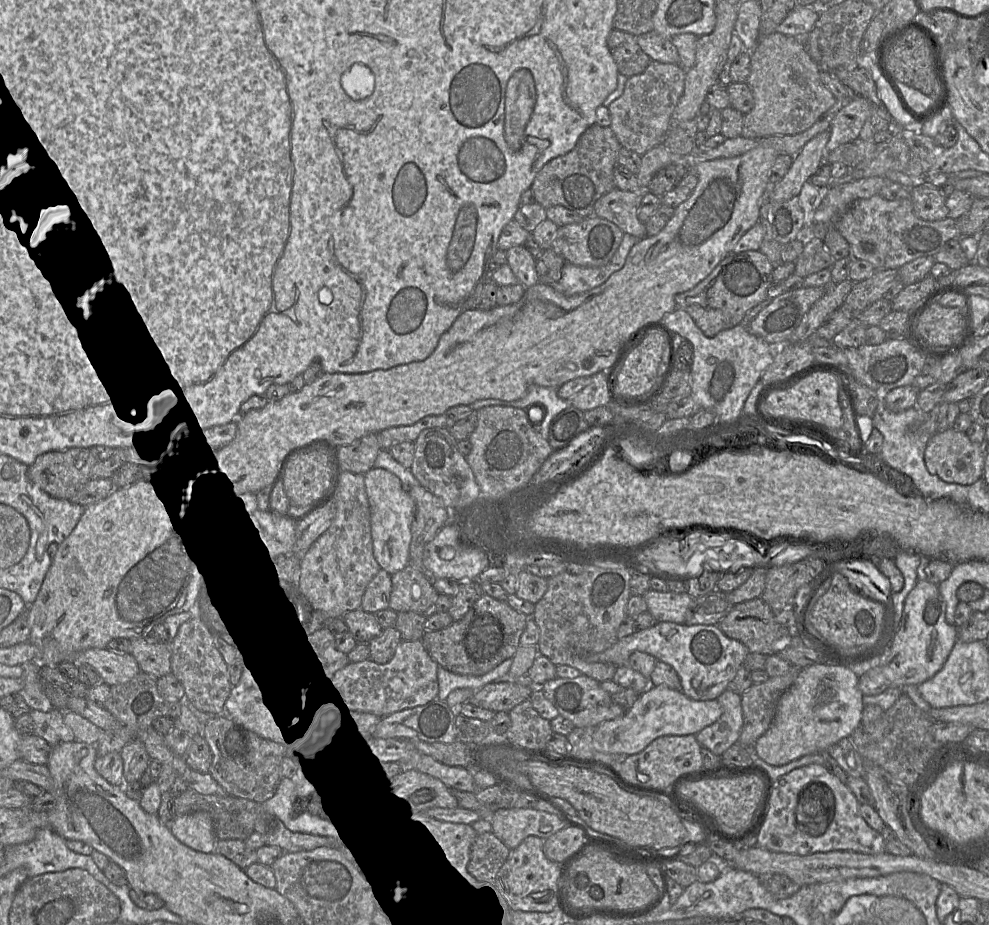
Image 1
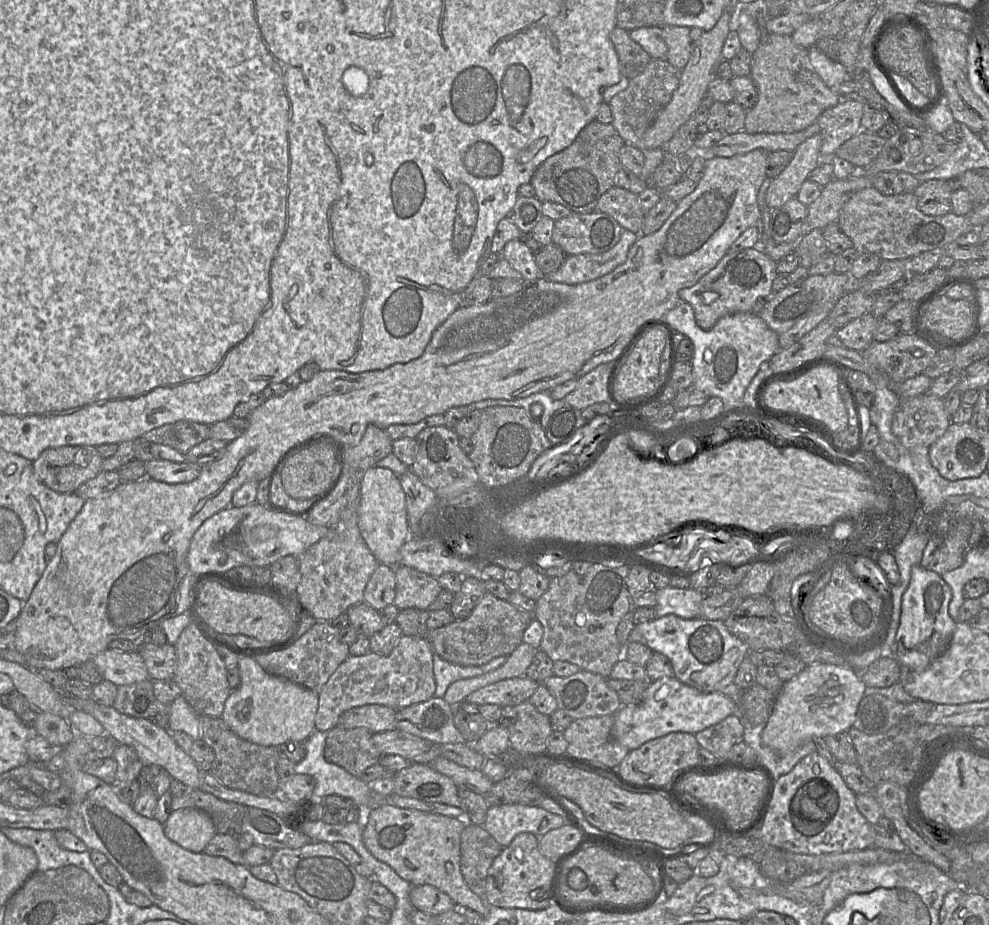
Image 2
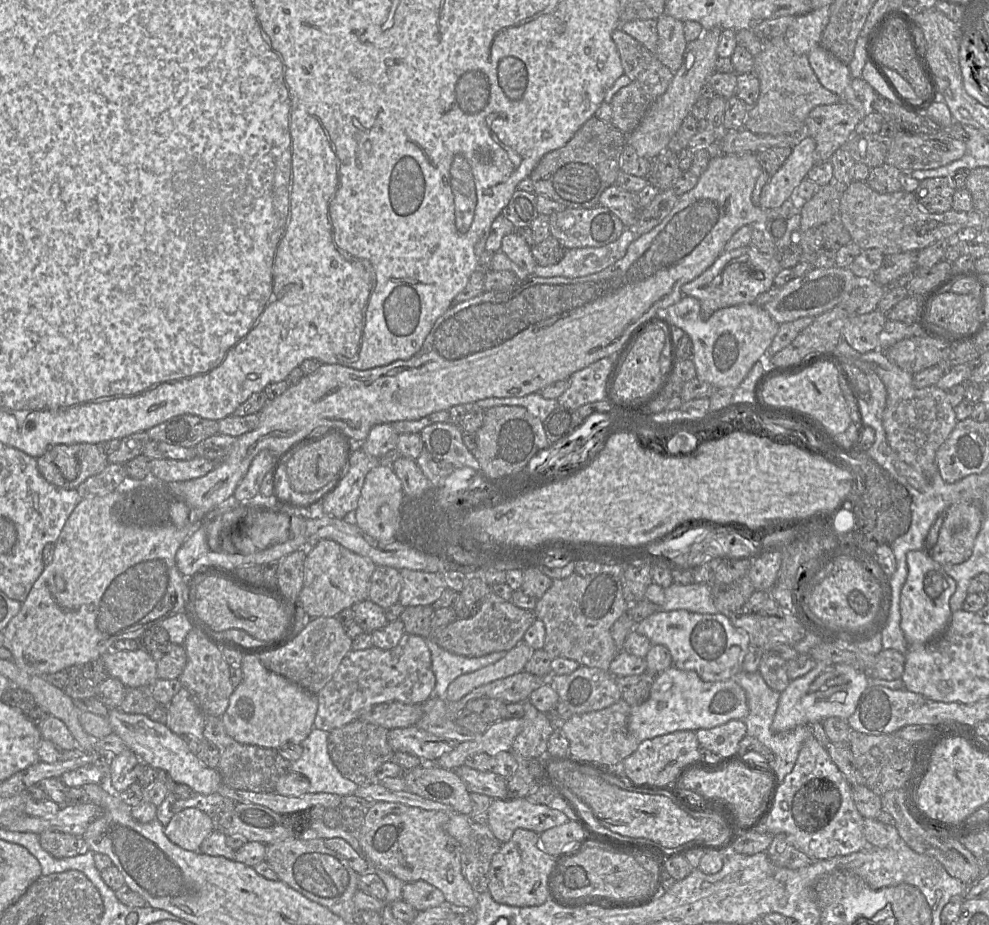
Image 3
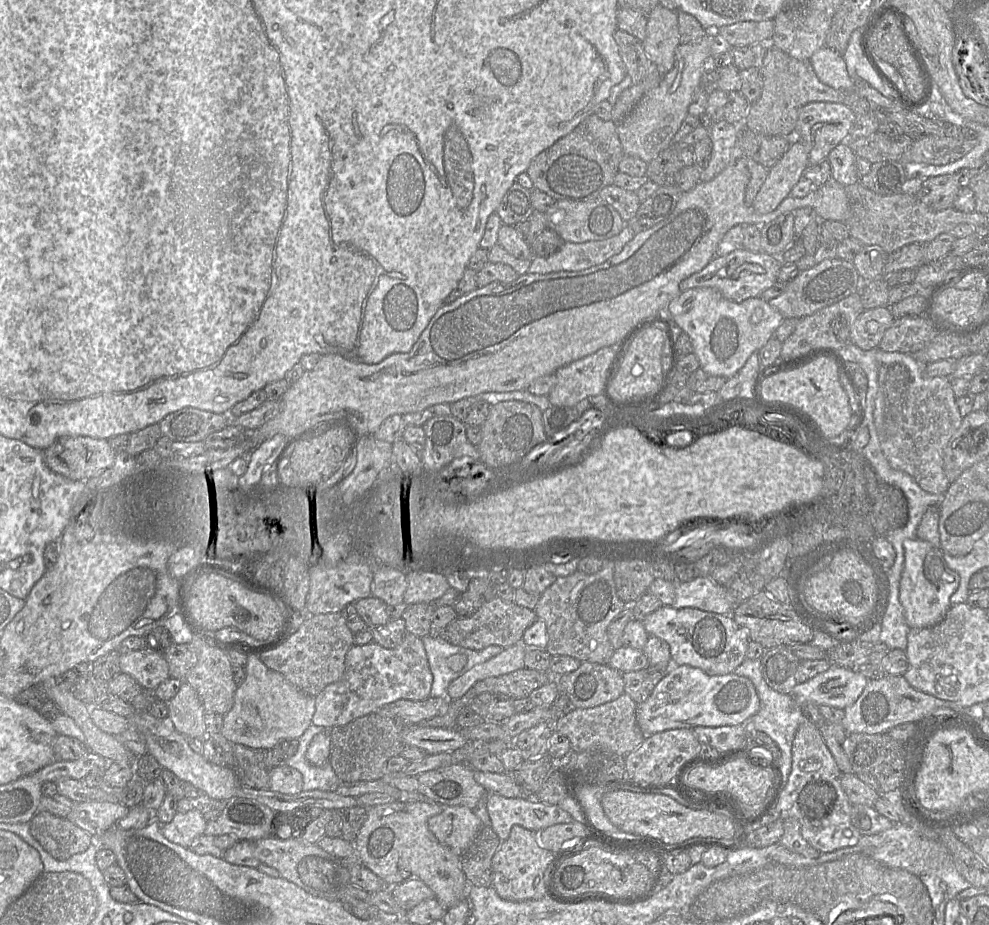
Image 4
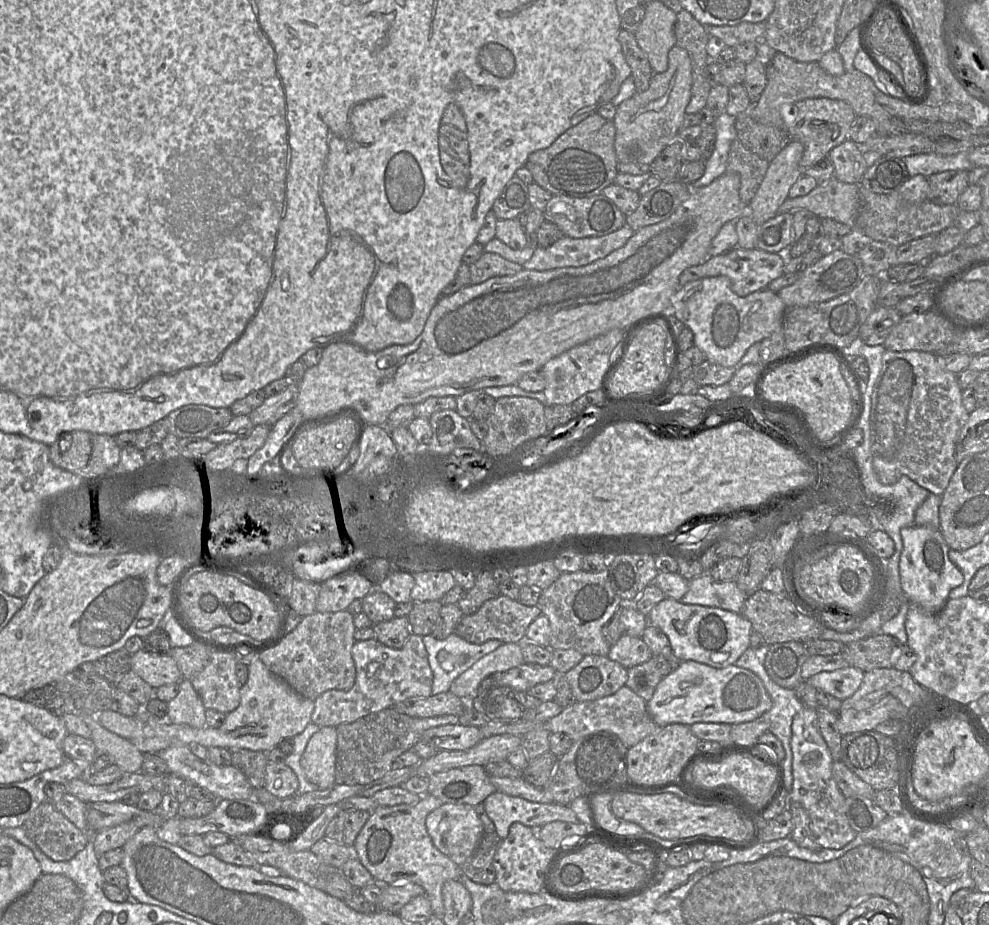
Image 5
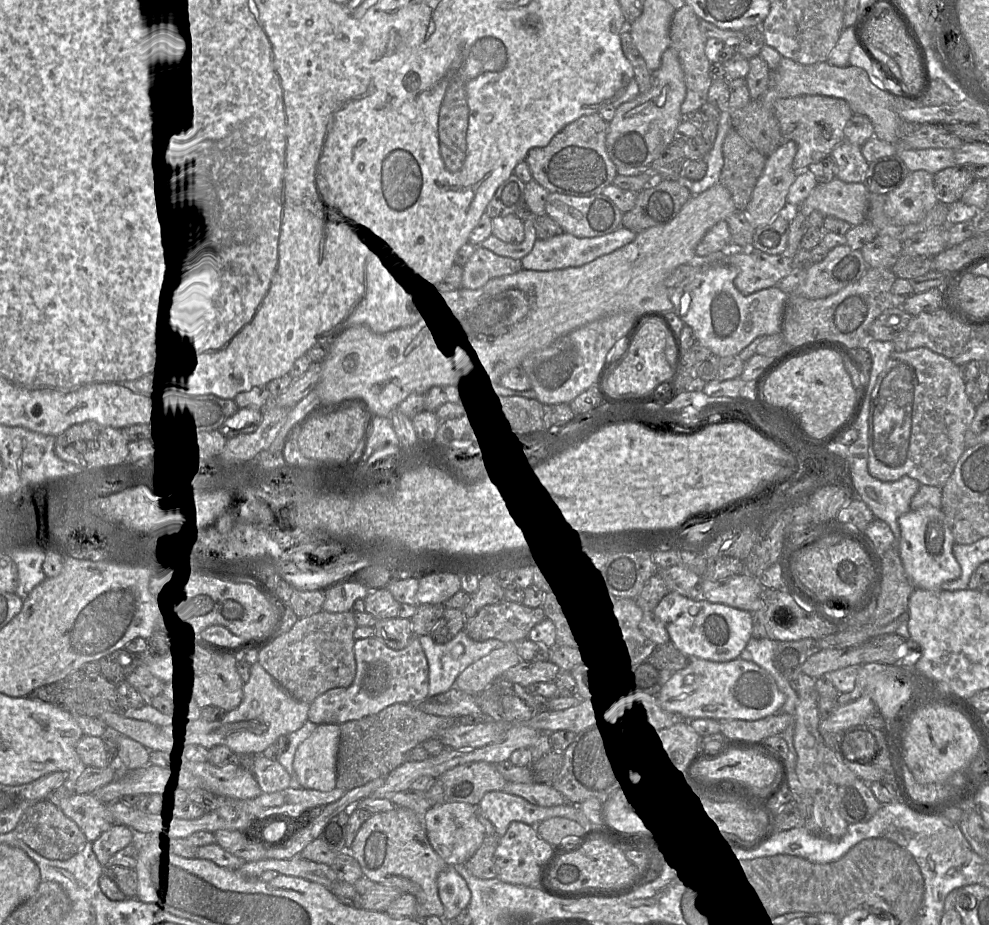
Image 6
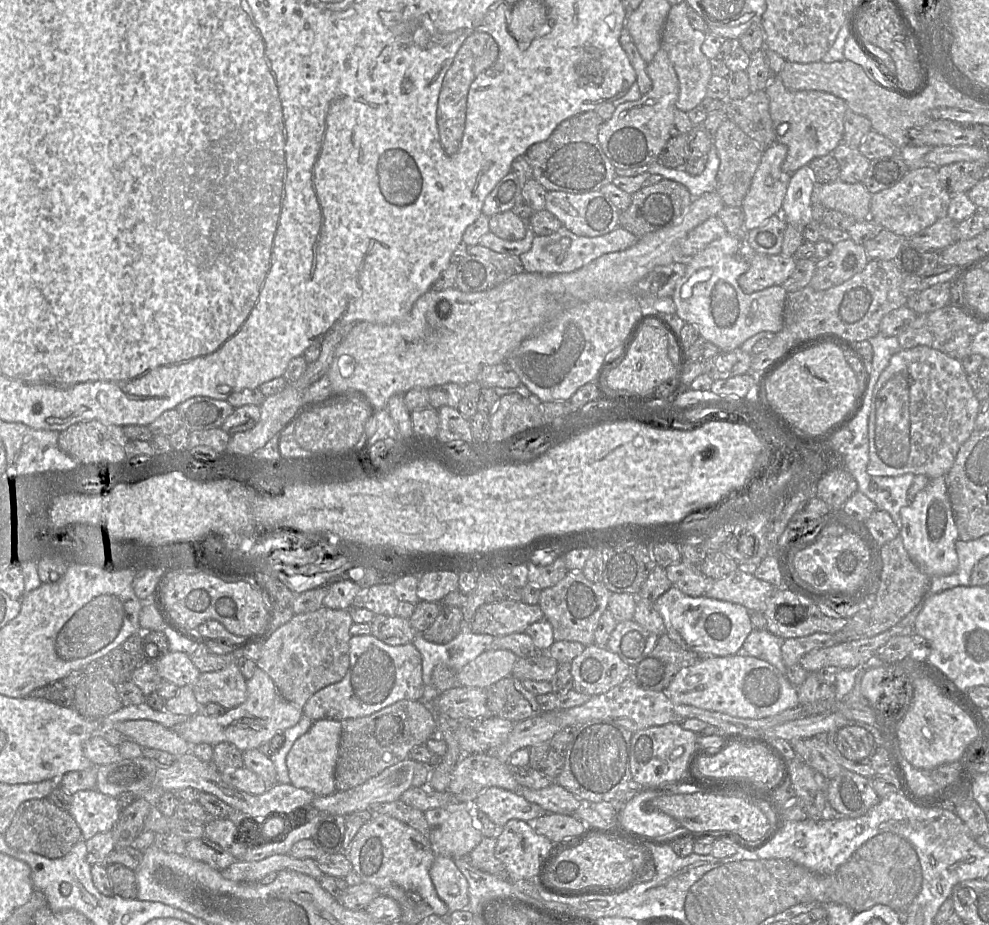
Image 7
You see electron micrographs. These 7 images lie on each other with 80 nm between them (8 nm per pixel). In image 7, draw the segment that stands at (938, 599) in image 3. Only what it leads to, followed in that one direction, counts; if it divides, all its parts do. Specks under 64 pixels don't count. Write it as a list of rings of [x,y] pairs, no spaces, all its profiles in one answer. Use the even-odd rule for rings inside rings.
[[[946,476],[929,479],[914,500],[900,510],[900,537],[913,562],[927,576],[944,576],[955,572],[959,561],[955,543],[959,539],[953,510],[948,495]]]

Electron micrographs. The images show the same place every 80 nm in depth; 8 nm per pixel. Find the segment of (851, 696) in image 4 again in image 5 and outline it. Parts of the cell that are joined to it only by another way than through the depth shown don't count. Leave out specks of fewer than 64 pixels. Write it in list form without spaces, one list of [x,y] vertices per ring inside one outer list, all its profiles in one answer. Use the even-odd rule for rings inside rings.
[[[848,666],[834,671],[820,672],[804,681],[818,691],[843,701],[857,691],[862,683],[864,673],[856,667]]]

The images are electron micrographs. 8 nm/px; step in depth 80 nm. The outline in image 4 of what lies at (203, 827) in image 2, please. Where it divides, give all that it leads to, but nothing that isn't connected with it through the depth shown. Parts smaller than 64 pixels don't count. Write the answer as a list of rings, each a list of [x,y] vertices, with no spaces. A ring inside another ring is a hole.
[[[197,810],[177,812],[169,823],[161,825],[161,832],[170,842],[189,848],[195,838],[204,834],[206,824]]]

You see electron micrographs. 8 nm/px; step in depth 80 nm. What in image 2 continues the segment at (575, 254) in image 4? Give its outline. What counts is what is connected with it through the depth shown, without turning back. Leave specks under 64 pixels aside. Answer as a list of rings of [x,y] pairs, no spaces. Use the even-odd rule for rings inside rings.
[[[624,229],[618,243],[600,254],[566,255],[559,270],[543,275],[548,281],[569,285],[595,280],[625,262],[629,248],[639,234]]]

